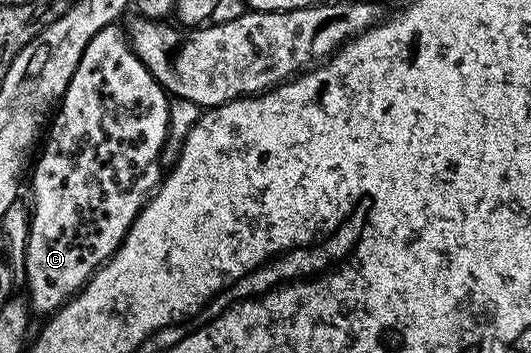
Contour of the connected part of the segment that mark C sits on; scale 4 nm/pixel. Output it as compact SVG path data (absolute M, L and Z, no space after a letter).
M109 26L90 38L64 91L64 99L51 117L42 151L35 157L31 169L32 204L23 279L28 282L26 299L35 315L37 312L40 318L50 317L83 291L88 280L118 250L134 218L138 218L159 188L162 172L155 164L161 159L164 139L168 137L169 99L164 87L152 77L128 43L123 27Z

